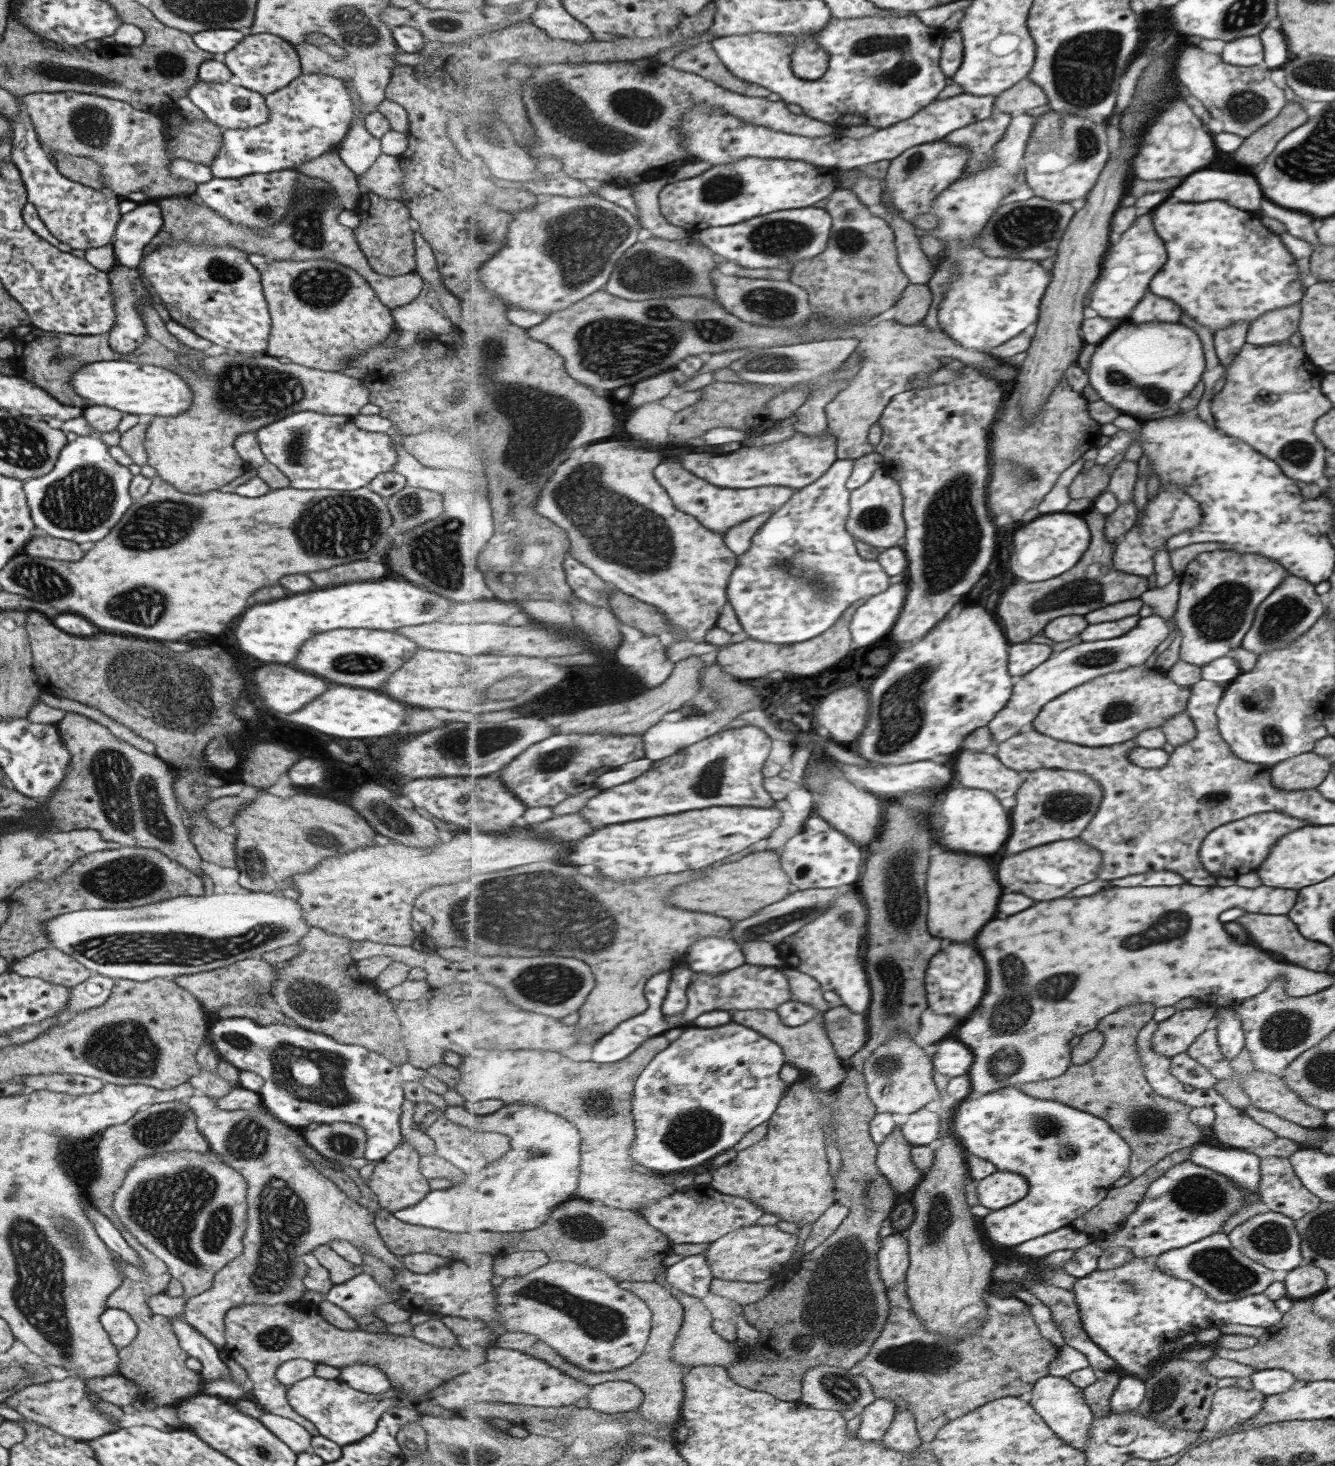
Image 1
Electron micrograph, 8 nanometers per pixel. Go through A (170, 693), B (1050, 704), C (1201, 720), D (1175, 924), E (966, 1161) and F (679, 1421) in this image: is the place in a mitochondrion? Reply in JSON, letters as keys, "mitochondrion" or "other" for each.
{"A":"mitochondrion","B":"other","C":"other","D":"mitochondrion","E":"other","F":"other"}

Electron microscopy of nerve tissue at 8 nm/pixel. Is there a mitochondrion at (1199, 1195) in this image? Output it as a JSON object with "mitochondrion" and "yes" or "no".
{"mitochondrion":"yes"}

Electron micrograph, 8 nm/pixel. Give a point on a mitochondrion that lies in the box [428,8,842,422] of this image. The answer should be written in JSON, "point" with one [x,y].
{"point":[609,347]}

